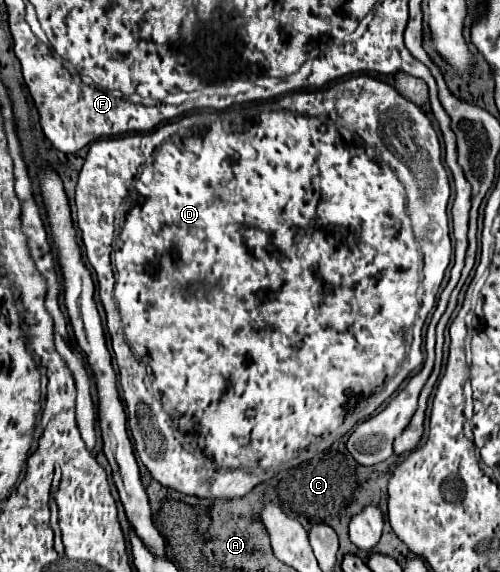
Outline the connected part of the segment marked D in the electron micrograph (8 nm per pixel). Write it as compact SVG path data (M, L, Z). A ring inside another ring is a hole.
M364 74L340 80L314 92L292 92L290 96L270 100L270 104L230 106L226 110L206 114L206 124L208 126L204 126L204 112L196 112L148 134L96 140L90 146L86 162L80 170L76 184L76 208L80 238L84 242L88 262L98 276L98 292L120 372L118 380L122 400L126 404L128 426L142 464L154 480L180 494L232 500L246 496L254 486L271 479L280 470L294 468L326 450L344 432L354 428L354 412L364 400L368 418L399 388L408 374L422 364L420 330L428 312L436 305L436 292L453 251L446 214L450 182L440 160L440 140L430 118L414 102L398 94L390 84ZM408 190L416 196L420 226L436 228L436 242L416 238L414 222L408 212ZM120 206L124 206L126 212L112 260L114 218Z

